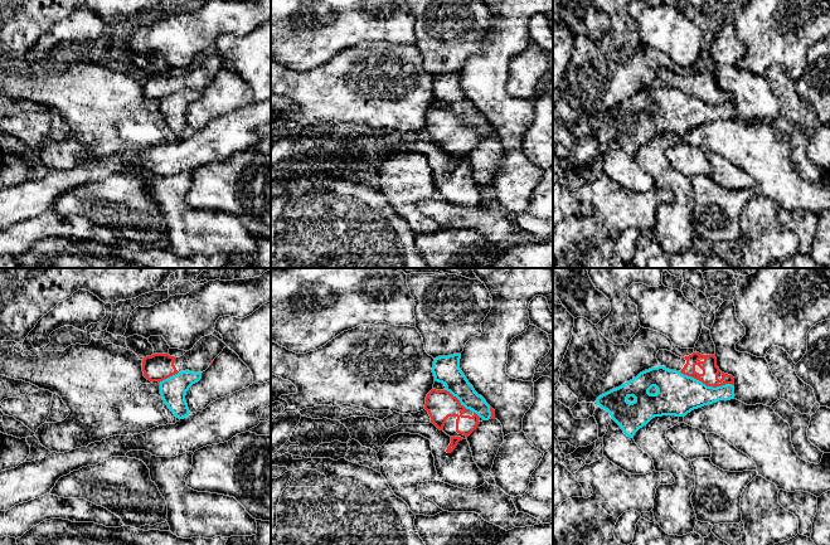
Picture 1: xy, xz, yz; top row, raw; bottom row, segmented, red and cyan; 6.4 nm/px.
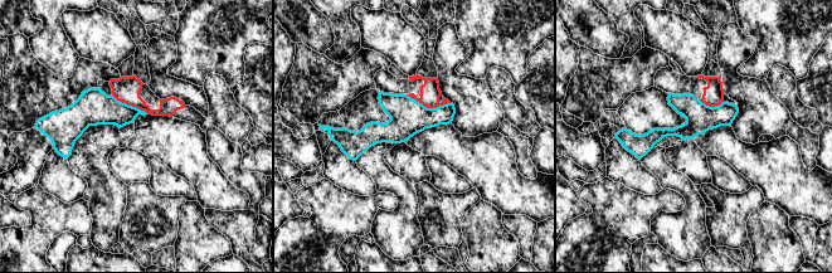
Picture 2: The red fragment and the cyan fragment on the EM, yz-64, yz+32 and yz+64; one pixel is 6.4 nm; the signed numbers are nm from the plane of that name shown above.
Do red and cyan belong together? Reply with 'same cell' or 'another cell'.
another cell

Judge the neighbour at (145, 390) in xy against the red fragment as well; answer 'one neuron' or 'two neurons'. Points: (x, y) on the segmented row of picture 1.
two neurons

